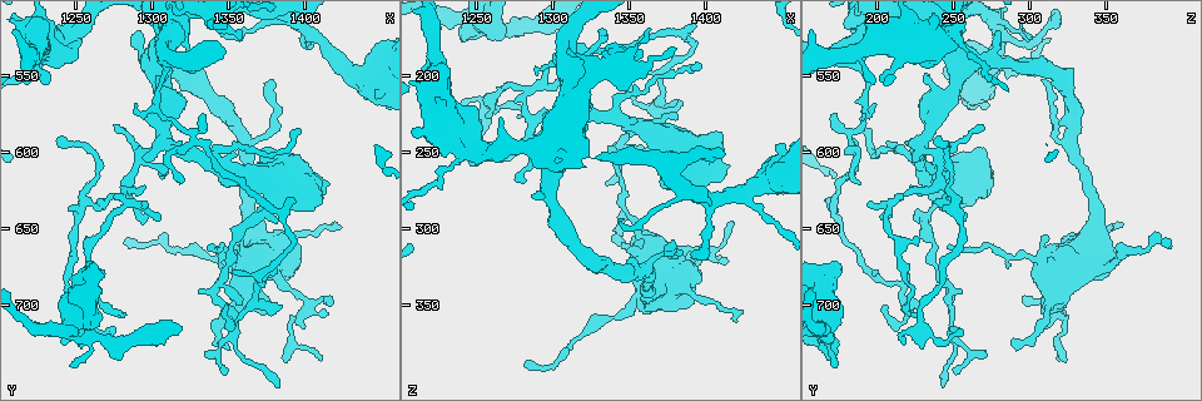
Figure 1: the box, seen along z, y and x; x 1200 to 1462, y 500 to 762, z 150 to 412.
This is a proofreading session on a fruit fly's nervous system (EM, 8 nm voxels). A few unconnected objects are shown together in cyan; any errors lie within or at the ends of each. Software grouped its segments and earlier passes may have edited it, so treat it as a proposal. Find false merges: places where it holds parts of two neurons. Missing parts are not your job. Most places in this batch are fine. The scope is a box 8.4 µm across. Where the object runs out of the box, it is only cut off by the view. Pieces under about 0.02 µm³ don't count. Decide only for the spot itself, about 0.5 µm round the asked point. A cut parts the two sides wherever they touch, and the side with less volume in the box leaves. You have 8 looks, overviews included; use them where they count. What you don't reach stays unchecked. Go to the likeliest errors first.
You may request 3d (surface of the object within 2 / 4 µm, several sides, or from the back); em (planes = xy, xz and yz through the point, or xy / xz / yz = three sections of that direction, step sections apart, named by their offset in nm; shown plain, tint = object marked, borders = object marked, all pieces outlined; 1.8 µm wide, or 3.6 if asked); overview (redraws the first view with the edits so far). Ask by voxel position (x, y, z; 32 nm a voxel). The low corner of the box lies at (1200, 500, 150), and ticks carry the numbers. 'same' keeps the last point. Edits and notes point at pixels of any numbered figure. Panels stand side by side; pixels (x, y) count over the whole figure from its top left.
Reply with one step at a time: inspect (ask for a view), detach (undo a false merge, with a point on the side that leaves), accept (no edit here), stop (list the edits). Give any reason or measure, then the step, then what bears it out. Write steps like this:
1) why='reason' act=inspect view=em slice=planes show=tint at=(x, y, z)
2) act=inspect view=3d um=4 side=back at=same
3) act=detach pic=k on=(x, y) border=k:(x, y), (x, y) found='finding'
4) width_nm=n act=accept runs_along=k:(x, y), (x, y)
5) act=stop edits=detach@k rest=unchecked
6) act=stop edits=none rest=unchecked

why='thick turns thin' act=inspect view=em slice=planes show=plain at=(1364, 646, 342)

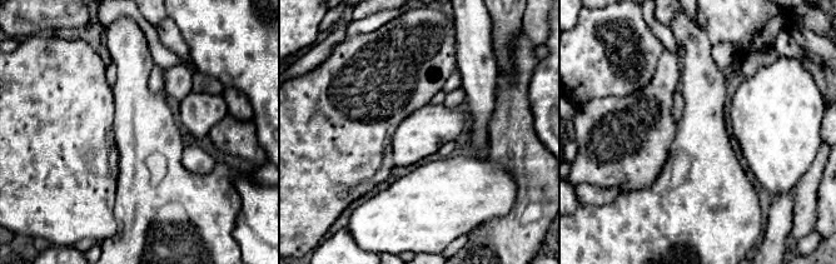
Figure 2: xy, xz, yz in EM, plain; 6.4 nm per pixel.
act=inspect view=em slice=planes show=tint at=same

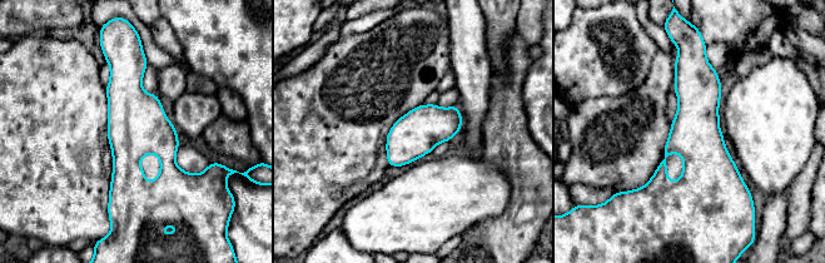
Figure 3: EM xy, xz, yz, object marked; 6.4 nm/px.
width_nm=280 act=accept runs_along=3:(127, 58), (128, 188), (139, 208) found='continuous, no second neuron'

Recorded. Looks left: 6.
why='branch point' act=inspect view=3d um=4 at=(1242, 528, 246)

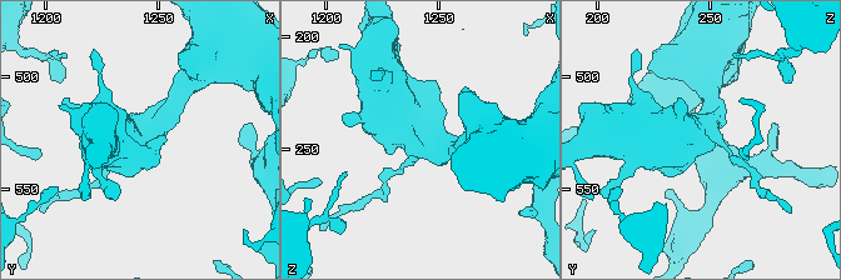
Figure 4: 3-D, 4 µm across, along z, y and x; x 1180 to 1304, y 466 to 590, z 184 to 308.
arms=3 act=inspect view=em um=3.6 slice=planes show=tint at=(1244, 527, 247)

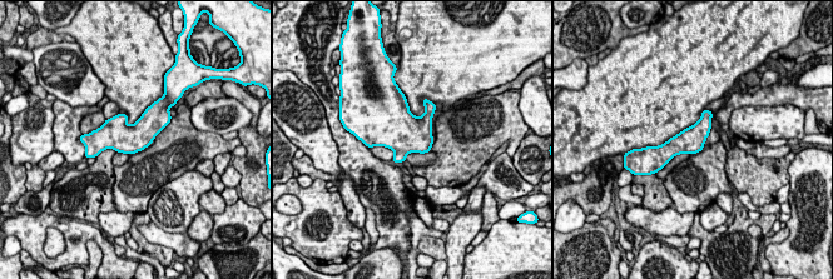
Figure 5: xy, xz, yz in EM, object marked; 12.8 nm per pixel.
act=accept found='one neuron here'

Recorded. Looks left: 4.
why='arms part here' act=inspect view=3d um=4 at=(1426, 546, 274)

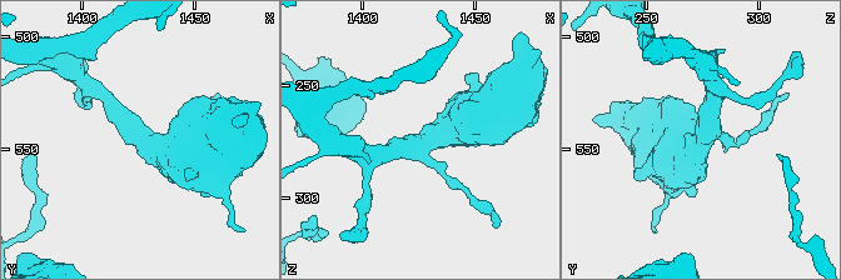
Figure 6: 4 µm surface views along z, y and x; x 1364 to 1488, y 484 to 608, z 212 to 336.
arms=3 why='shape alone is not enough' act=inspect view=em um=3.6 slice=planes show=tint at=(1427, 546, 275)

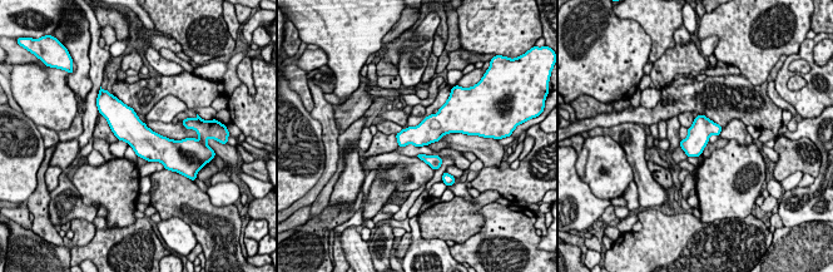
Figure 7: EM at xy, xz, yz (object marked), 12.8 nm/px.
act=accept found='one neuron here'

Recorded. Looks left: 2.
why='sharp bend' act=inspect view=em um=3.6 slice=xz step=16 show=tint at=(1366, 698, 218)

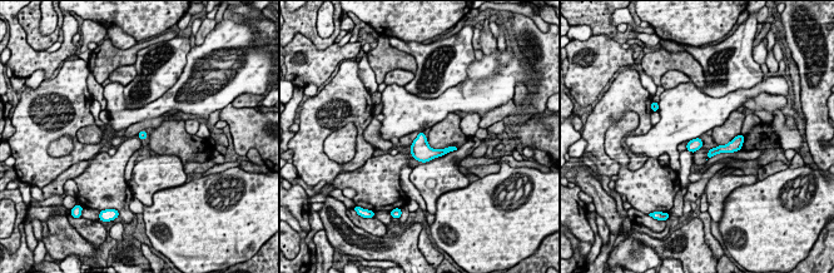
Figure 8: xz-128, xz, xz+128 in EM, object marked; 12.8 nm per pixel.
act=inspect view=em um=3.6 slice=planes show=tint at=same

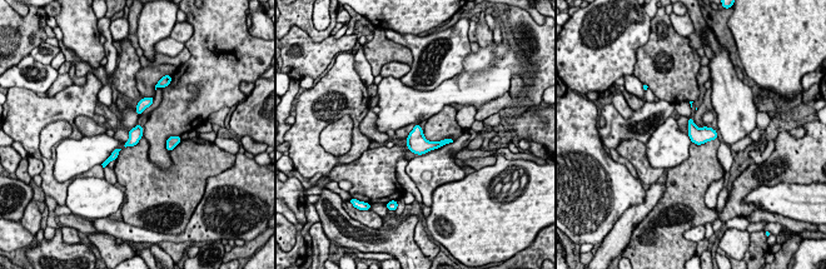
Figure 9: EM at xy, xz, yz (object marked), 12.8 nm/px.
act=accept found='all the same neuron'

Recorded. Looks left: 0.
act=stop edits=none rest=unchecked

